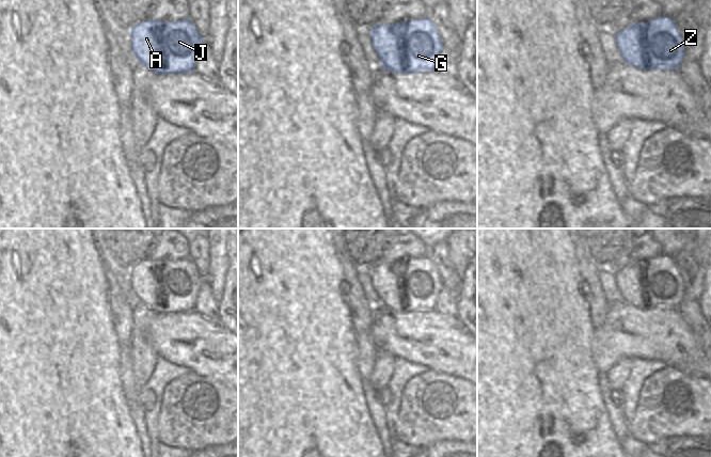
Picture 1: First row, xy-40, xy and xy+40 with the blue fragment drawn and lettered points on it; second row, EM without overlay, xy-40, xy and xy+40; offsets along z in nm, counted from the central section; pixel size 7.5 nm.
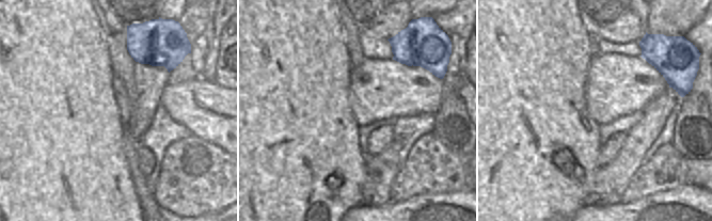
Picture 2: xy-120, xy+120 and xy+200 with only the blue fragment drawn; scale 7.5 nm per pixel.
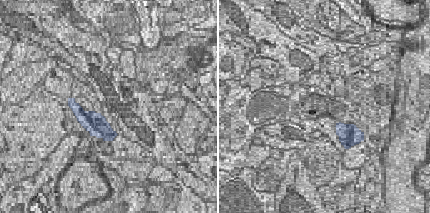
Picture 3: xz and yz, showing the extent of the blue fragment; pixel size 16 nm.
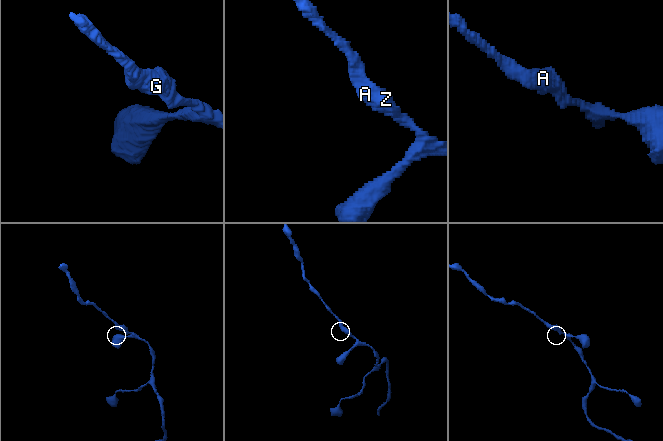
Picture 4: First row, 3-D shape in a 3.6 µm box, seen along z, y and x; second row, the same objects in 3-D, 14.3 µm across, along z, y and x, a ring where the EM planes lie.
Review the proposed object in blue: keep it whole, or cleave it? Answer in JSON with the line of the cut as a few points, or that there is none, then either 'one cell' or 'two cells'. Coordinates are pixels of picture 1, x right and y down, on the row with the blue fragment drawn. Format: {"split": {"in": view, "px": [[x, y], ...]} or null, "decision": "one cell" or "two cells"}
{"split": null, "decision": "one cell"}

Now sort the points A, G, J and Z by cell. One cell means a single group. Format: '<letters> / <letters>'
A G J Z

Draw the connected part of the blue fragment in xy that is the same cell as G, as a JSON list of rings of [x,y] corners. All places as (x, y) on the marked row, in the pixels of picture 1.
[[[428,16],[393,25],[377,23],[370,28],[370,38],[374,49],[381,60],[381,67],[385,72],[395,74],[434,72],[437,60],[445,48],[437,28]]]

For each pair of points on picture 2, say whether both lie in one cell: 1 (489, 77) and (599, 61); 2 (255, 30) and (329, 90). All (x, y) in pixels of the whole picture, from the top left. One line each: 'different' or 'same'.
1: different
2: same

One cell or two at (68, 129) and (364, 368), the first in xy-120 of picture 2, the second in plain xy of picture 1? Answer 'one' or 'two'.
two

